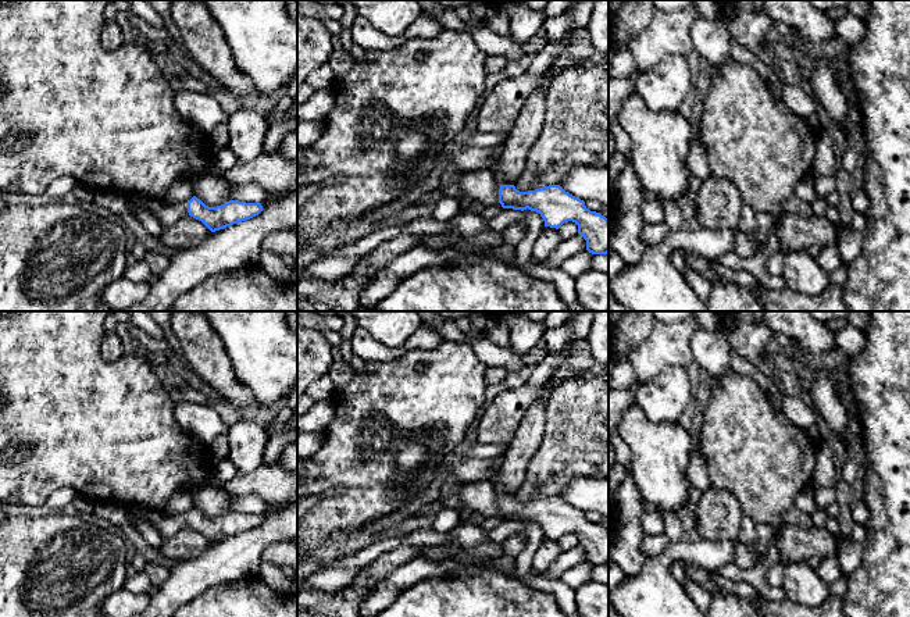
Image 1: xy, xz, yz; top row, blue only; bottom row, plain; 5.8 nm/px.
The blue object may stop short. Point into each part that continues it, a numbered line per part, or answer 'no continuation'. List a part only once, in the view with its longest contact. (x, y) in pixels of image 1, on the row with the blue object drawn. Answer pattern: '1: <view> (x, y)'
1: xz (480, 185)

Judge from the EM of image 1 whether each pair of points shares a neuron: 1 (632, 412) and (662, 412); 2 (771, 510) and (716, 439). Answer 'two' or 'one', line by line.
1: two
2: one

